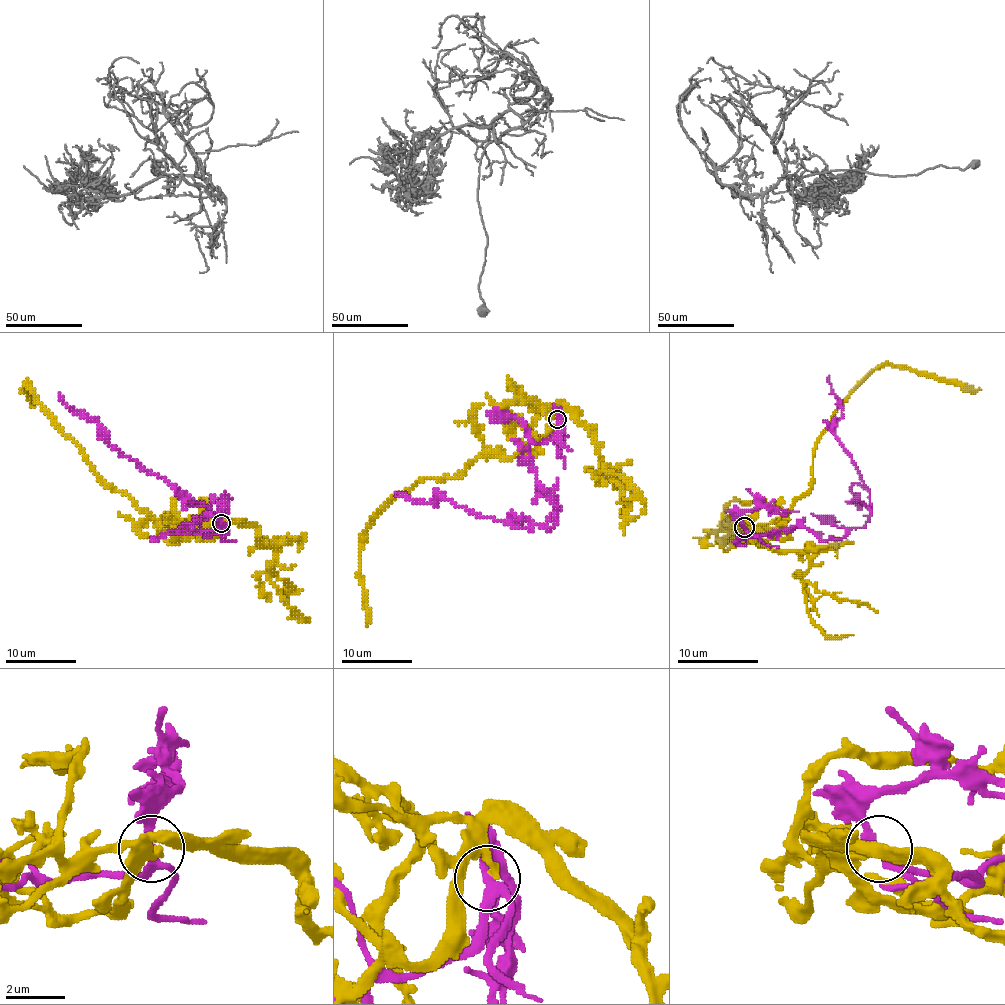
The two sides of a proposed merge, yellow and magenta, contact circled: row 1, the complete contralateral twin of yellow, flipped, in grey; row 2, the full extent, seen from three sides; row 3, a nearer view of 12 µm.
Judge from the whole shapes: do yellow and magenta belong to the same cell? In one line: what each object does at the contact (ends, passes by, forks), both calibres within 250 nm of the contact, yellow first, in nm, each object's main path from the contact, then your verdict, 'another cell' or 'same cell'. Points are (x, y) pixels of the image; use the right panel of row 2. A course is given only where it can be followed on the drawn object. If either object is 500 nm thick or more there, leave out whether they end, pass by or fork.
yellow ends; magenta forks; calibres 240 and 200 nm; course yellow (744, 527), (744, 540), (768, 546), (788, 535), (815, 442), (876, 369), (906, 365), (981, 389); course magenta (744, 527), (839, 540), (869, 515), (851, 491), (867, 487), (835, 428), (829, 375); another cell

